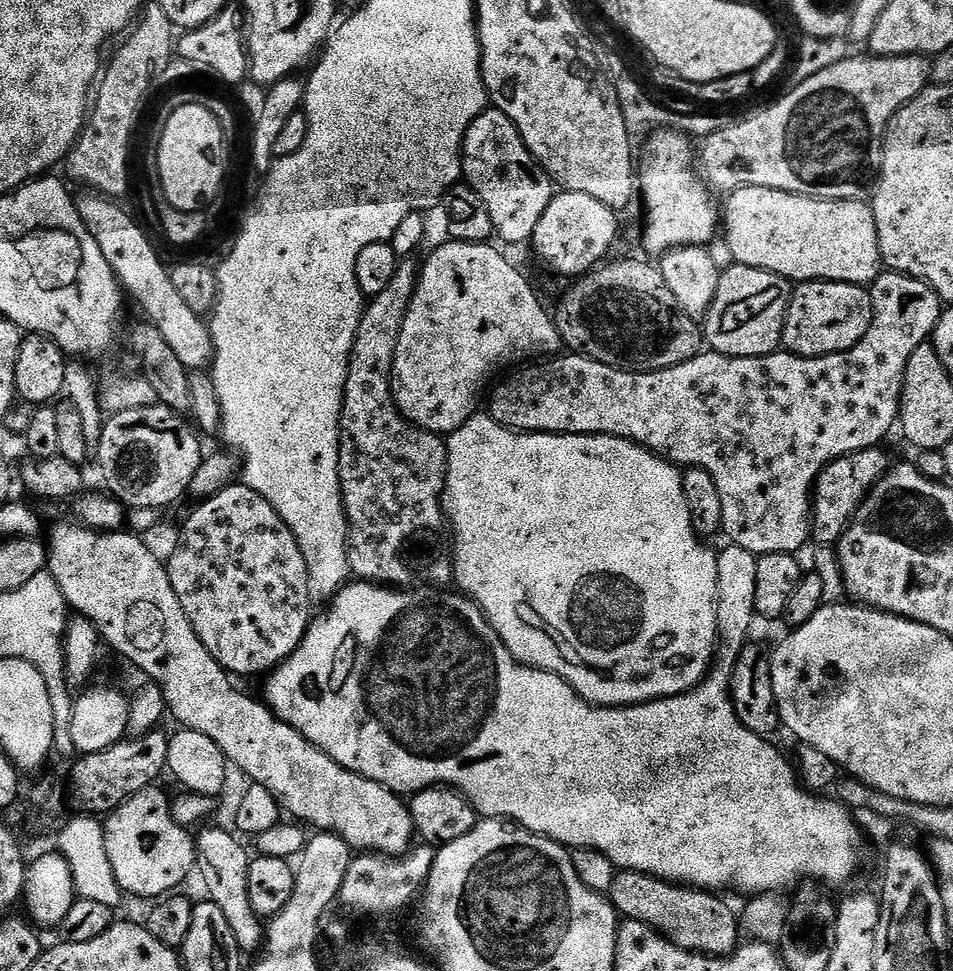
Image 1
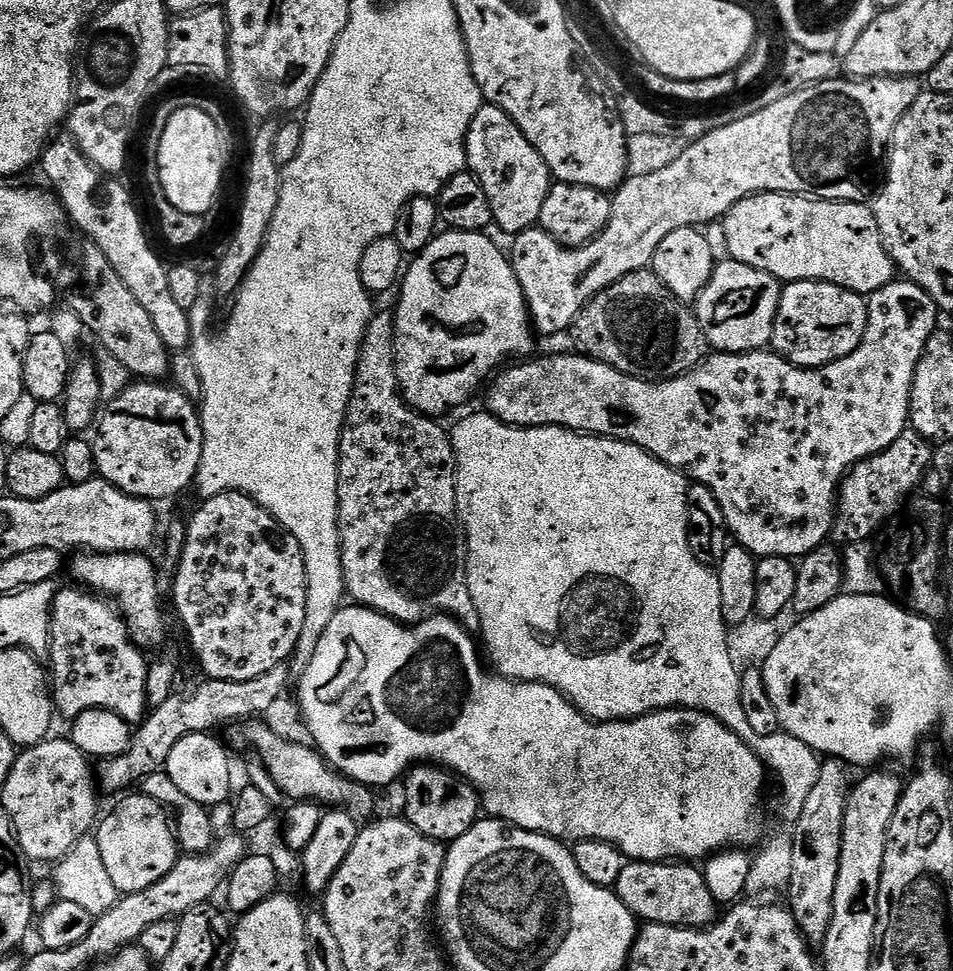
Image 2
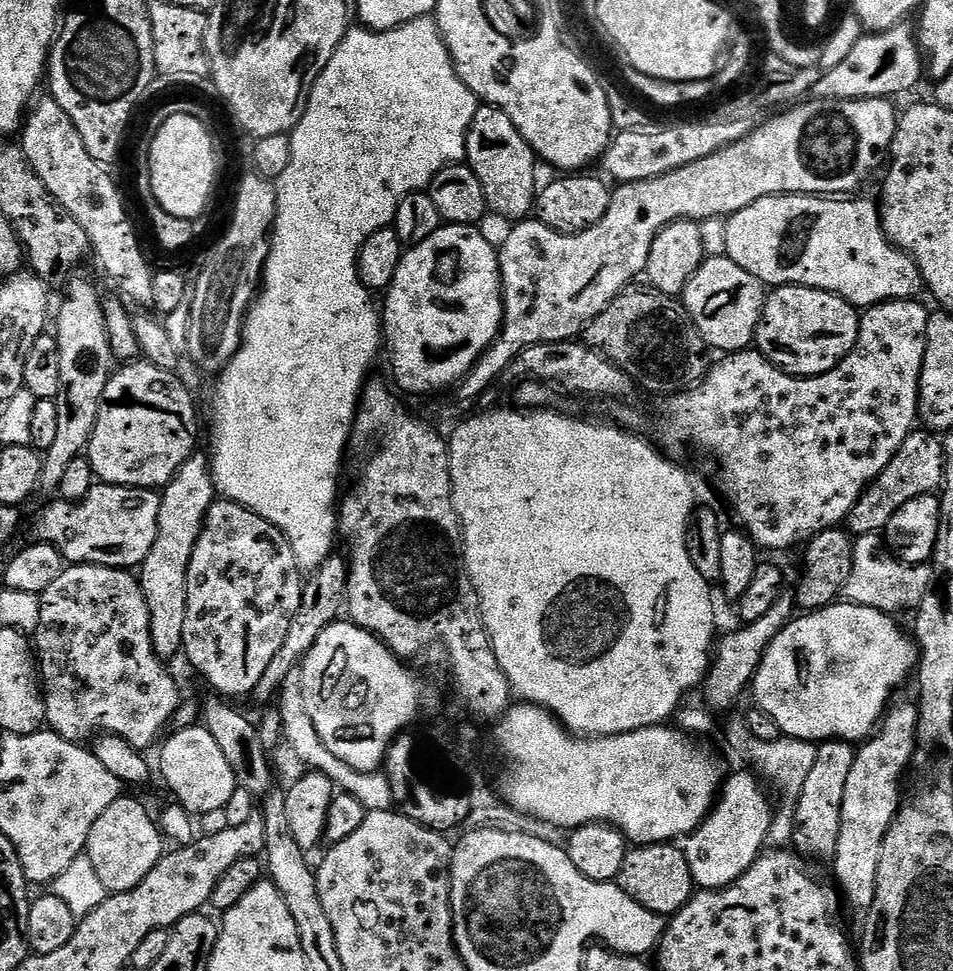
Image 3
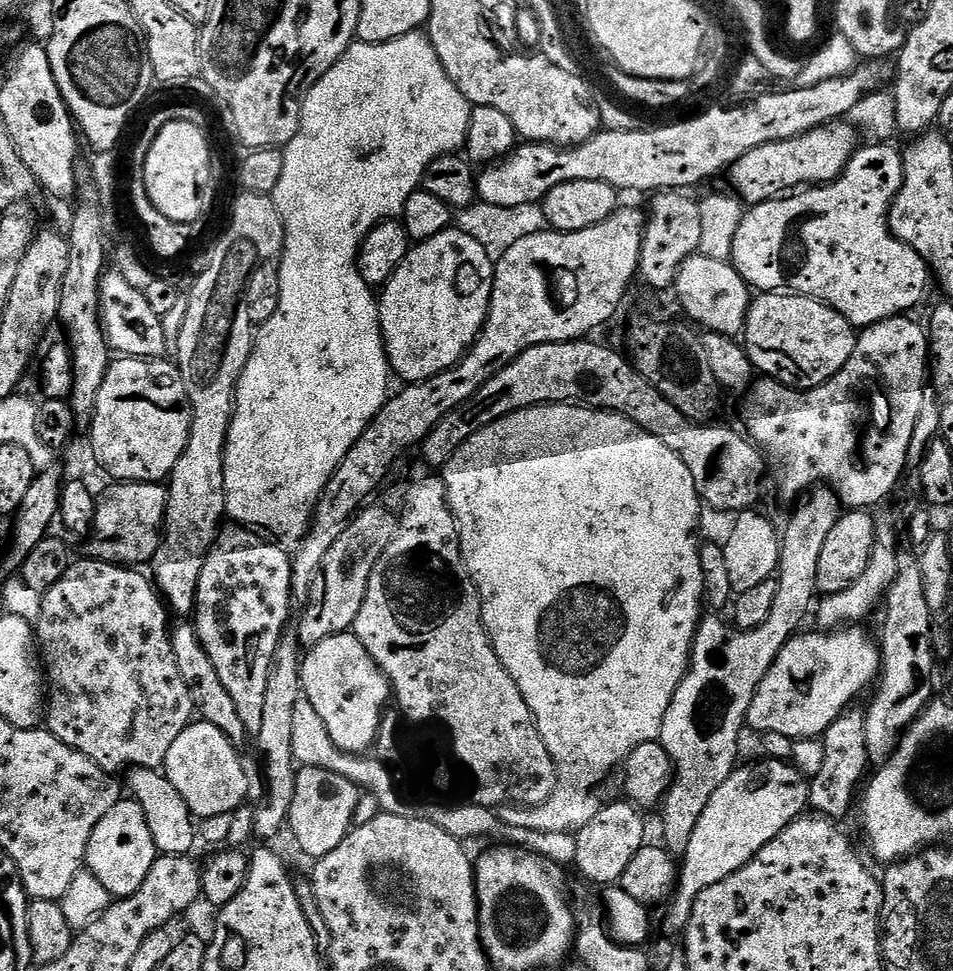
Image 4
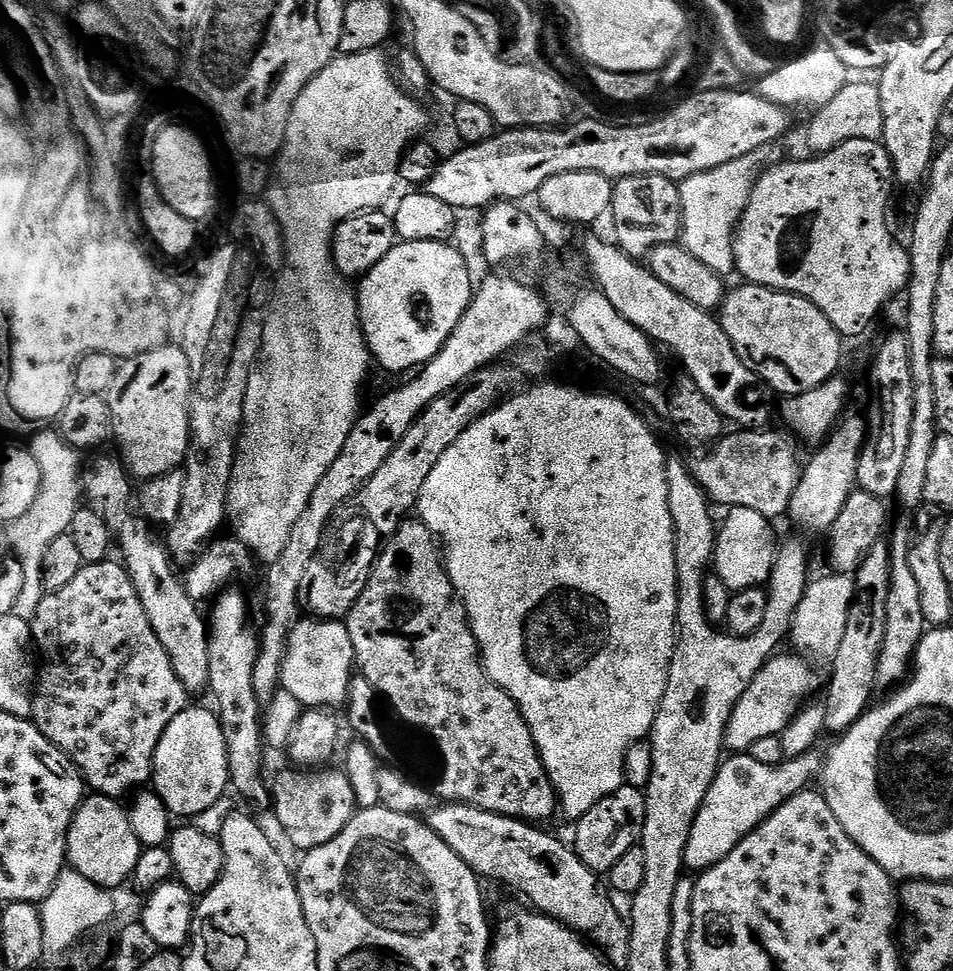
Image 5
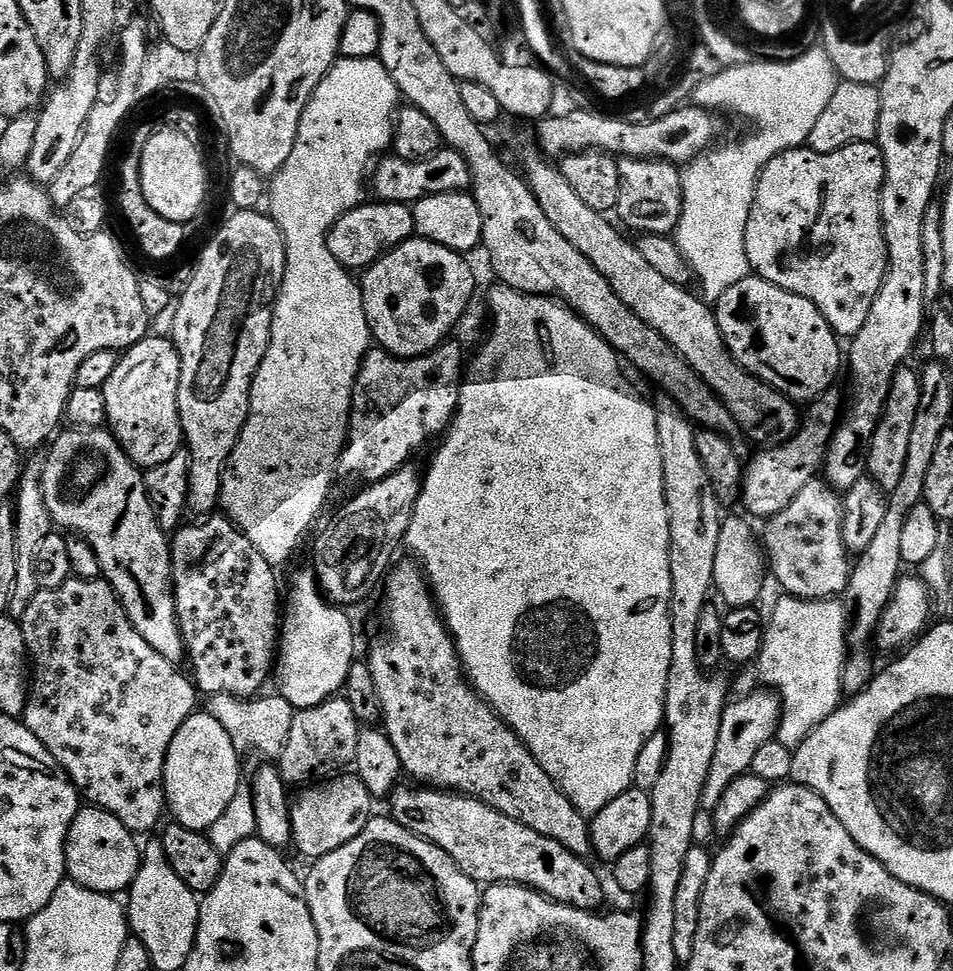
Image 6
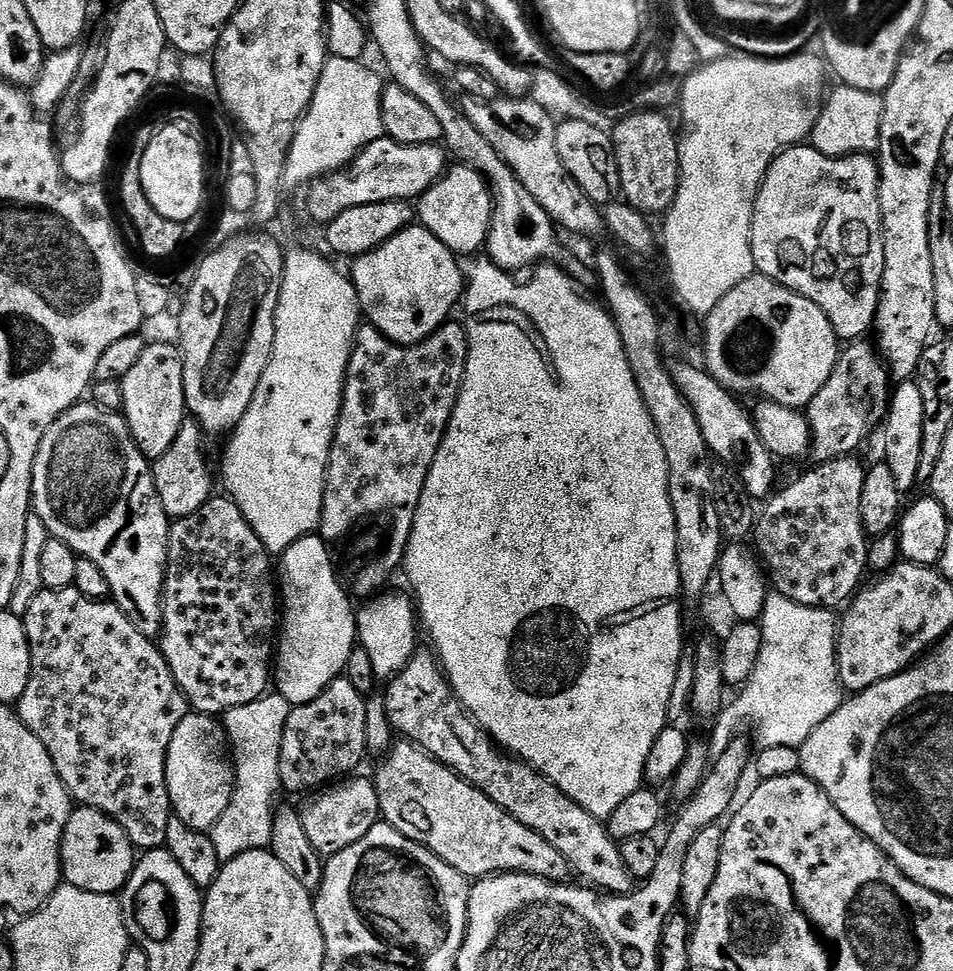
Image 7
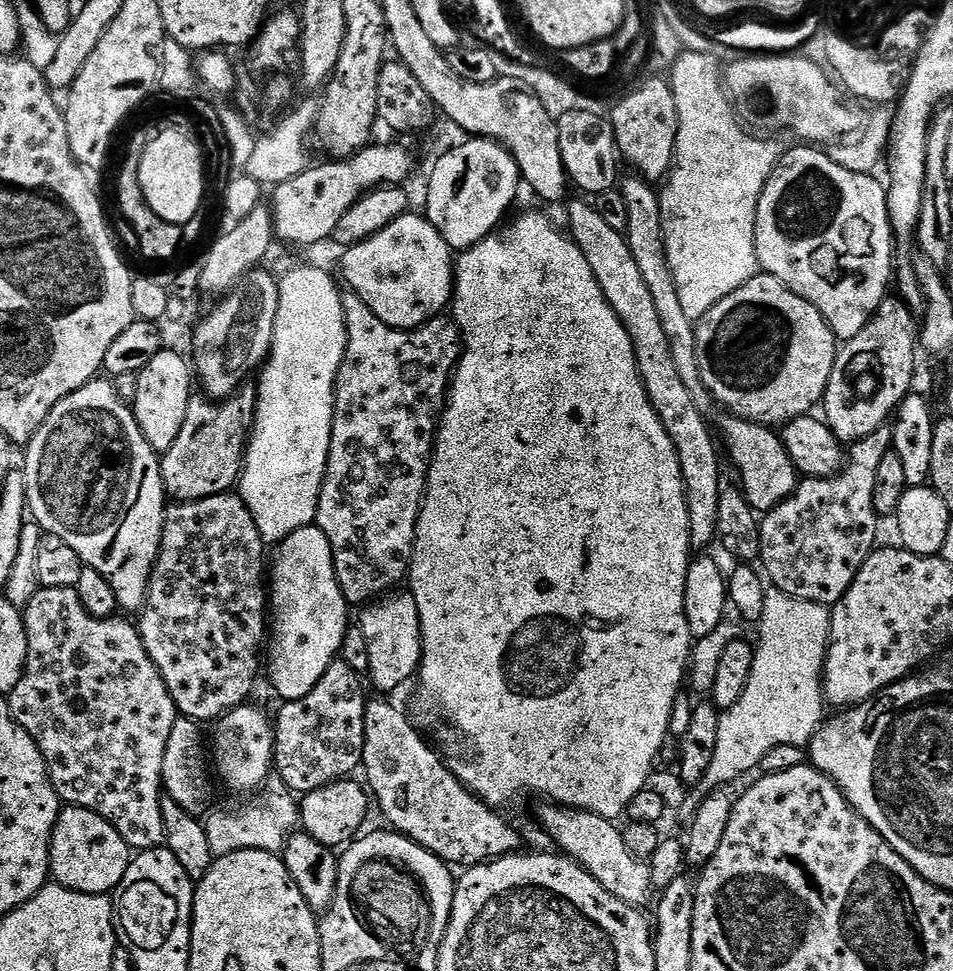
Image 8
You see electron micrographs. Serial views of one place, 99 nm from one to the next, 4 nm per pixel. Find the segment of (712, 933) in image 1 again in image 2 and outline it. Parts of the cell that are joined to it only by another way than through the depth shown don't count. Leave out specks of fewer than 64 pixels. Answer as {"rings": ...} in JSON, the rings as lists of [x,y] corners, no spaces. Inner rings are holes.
{"rings":[[[634,860],[625,863],[615,886],[616,897],[637,918],[650,924],[706,928],[717,919],[718,905],[710,894],[707,875],[695,863],[671,860]]]}

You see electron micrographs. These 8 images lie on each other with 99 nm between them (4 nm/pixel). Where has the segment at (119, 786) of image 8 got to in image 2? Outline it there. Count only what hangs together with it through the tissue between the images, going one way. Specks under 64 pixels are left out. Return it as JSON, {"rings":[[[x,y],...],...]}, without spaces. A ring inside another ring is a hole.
{"rings":[[[83,586],[71,587],[61,587],[57,591],[49,622],[49,652],[46,660],[50,665],[50,687],[55,711],[59,715],[61,712],[65,721],[71,722],[86,714],[86,710],[110,710],[128,724],[139,725],[150,711],[146,694],[149,661],[144,660],[145,653],[133,642],[126,622],[113,601]]]}

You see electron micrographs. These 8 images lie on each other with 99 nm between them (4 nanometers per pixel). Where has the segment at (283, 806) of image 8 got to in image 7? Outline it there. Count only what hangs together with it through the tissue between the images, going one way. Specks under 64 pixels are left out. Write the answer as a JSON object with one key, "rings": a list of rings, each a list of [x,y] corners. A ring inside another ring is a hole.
{"rings":[[[277,692],[265,693],[246,706],[234,707],[223,713],[222,726],[227,739],[234,744],[234,783],[230,804],[209,836],[221,863],[251,851],[261,851],[271,845],[276,796],[281,793],[281,744],[286,719],[292,705]]]}

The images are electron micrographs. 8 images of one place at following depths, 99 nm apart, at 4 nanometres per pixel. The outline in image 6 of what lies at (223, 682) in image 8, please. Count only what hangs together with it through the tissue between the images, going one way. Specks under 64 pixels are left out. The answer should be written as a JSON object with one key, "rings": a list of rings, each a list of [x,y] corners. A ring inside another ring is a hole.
{"rings":[[[209,514],[197,519],[197,524],[185,523],[175,529],[176,537],[173,535],[170,540],[172,592],[176,595],[176,614],[184,635],[186,660],[192,663],[190,676],[197,689],[205,697],[230,694],[252,698],[274,672],[282,627],[282,588],[280,592],[277,569],[254,550],[254,542],[246,538],[235,520],[220,515]]]}

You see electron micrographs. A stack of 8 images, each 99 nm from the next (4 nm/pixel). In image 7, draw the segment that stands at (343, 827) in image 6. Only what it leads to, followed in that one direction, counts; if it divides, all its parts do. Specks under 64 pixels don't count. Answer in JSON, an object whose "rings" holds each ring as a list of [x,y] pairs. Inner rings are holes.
{"rings":[[[352,774],[341,778],[311,794],[305,795],[298,811],[302,818],[302,827],[306,830],[310,843],[327,858],[336,852],[354,846],[358,838],[366,838],[370,830],[381,819],[380,803],[375,783],[361,774]]]}

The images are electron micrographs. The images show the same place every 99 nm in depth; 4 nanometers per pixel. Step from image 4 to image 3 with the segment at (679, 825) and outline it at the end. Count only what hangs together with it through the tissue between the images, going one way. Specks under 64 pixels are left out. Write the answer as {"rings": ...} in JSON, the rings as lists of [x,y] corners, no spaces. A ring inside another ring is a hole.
{"rings":[[[785,594],[778,598],[778,602],[774,602],[774,607],[771,608],[770,614],[765,614],[764,617],[758,618],[758,622],[744,624],[740,626],[737,632],[732,632],[729,636],[721,635],[719,637],[718,643],[714,648],[714,655],[708,675],[704,677],[702,685],[704,704],[709,709],[703,708],[700,704],[690,705],[691,703],[681,707],[678,712],[678,724],[683,731],[704,738],[707,732],[715,730],[716,720],[712,717],[712,712],[726,711],[739,698],[740,691],[743,688],[745,691],[751,685],[752,677],[755,676],[758,666],[764,657],[764,651],[768,649],[772,639],[788,625],[788,621],[793,619],[793,616],[793,597]]]}

